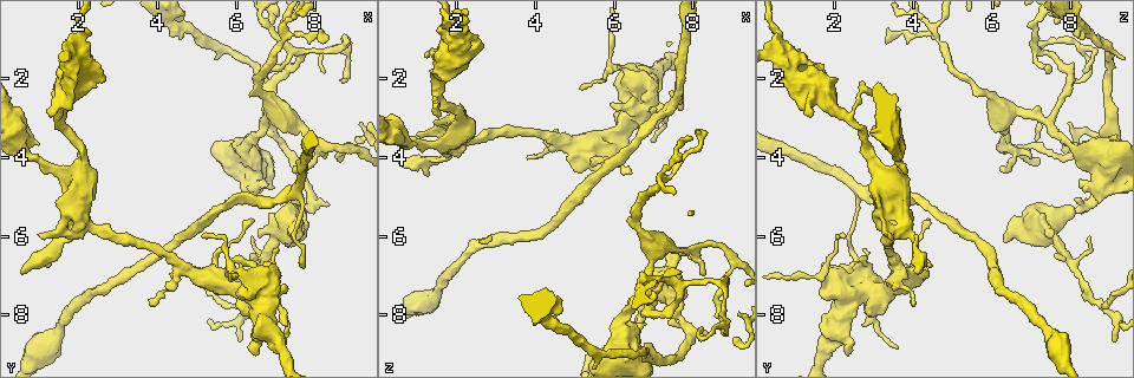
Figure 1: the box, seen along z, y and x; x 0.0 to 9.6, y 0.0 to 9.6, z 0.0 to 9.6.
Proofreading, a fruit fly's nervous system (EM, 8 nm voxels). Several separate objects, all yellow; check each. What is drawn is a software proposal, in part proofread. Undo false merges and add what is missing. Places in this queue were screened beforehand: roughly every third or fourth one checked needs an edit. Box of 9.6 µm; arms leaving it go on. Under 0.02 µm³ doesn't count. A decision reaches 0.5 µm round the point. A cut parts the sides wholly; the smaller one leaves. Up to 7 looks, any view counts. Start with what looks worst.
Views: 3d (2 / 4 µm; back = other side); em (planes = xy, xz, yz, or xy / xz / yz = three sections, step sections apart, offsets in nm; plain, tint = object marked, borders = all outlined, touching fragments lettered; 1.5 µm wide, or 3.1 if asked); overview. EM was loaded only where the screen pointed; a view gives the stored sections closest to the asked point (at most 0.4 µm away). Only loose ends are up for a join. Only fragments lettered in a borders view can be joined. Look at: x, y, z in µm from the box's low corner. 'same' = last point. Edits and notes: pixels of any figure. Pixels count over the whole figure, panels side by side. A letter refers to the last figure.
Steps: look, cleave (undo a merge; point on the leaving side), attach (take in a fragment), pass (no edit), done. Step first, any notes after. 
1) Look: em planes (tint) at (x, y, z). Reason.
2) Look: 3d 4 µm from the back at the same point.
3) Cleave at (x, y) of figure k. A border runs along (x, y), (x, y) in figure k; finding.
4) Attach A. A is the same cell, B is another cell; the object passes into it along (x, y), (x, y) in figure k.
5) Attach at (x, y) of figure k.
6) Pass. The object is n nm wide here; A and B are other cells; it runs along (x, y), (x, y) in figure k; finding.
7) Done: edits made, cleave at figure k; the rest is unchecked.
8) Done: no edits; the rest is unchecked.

Look: em xy step 4 (plain) at (6.60, 6.00, 7.55). Free end.

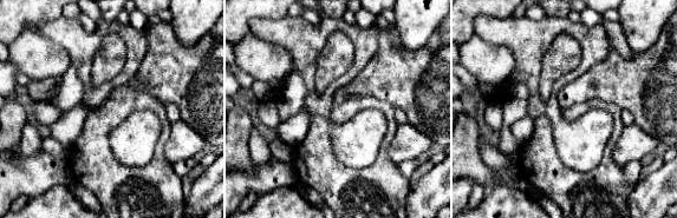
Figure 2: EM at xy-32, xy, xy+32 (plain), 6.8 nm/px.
Look: em xy step 4 (borders) at the same point. What lies round it.

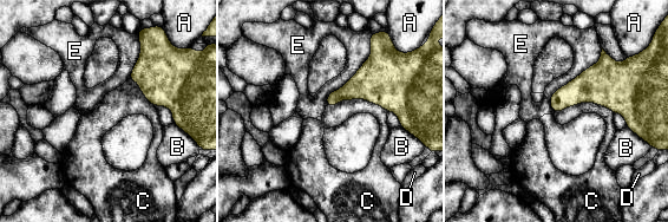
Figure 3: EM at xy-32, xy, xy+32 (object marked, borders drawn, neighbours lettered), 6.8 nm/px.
Pass. The longest contact is with E, 550 nm; A, B, C, D and E are other cells; a border runs along (601, 47), (554, 92), (552, 112) in figure 3; none of them fits.

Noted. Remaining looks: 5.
Look: em planes (borders) at (6.10, 8.60, 9.05). Branch stops here.

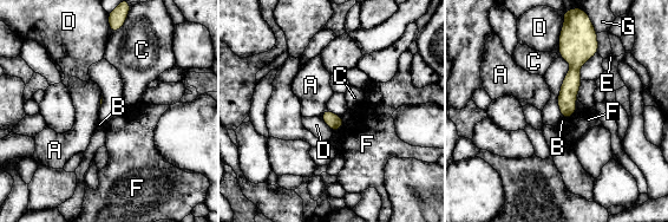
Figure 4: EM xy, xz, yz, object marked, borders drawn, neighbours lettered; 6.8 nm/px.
Pass. A, B, C, D, E, F and G are other cells; a border runs along (327, 109), (320, 116) in figure 4; no lettered fragment goes on from it.

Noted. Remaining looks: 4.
Look: 3d 4 µm from the back at (7.80, 6.80, 2.70). Free end.

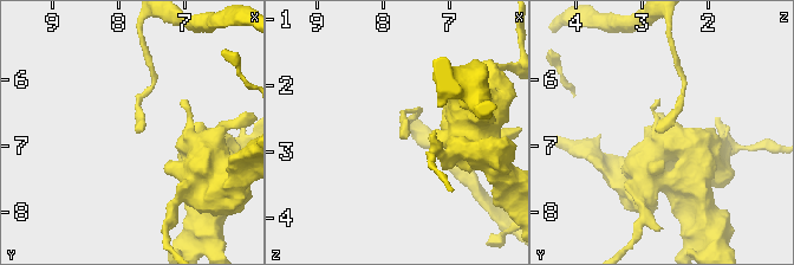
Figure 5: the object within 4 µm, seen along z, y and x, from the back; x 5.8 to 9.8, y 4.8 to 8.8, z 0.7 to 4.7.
Look: em planes (borders) at (7.75, 6.85, 2.80).

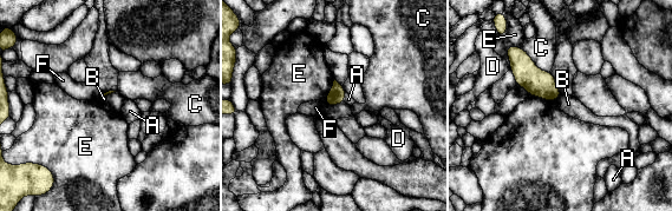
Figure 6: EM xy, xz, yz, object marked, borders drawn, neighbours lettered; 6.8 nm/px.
Pass. The longest contact is with C, 260 nm; A, B, C, D, E and F are other cells; a border runs along (344, 101), (327, 107) in figure 6; no lettered fragment goes on from it.

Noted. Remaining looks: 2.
Done: no edits; the rest is unchecked.

